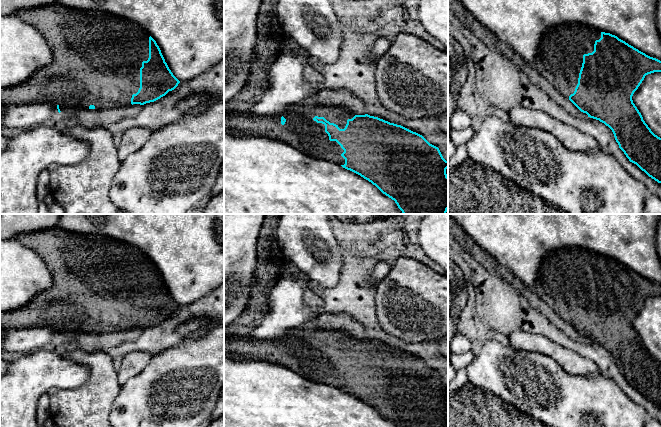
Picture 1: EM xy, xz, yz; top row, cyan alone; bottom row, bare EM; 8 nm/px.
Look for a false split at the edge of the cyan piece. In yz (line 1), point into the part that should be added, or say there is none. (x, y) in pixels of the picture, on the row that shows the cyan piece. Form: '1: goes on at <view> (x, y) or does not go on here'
1: goes on at yz (559, 59)

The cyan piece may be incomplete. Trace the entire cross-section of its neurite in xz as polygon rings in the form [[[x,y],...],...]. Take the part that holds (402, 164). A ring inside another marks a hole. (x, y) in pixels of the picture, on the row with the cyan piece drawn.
[[[313,101],[300,104],[287,105],[280,113],[272,116],[252,116],[246,112],[232,112],[224,114],[224,133],[228,133],[235,136],[256,136],[266,137],[276,141],[282,141],[298,149],[307,156],[330,161],[341,165],[343,168],[350,170],[364,179],[375,185],[383,194],[395,201],[398,208],[403,214],[446,214],[448,210],[448,176],[446,169],[448,168],[448,161],[446,161],[439,148],[430,144],[422,135],[413,132],[401,125],[390,123],[378,117],[365,115],[355,115],[347,108],[320,106]]]

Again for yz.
[[[560,24],[544,34],[538,53],[530,65],[581,112],[608,126],[619,148],[629,161],[636,164],[649,177],[661,183],[661,138],[651,131],[632,100],[634,92],[646,75],[661,72],[660,60],[646,55],[610,33],[582,24]]]

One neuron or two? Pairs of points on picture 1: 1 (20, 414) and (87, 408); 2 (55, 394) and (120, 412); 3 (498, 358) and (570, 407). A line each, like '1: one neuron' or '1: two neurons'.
1: two neurons
2: two neurons
3: one neuron

